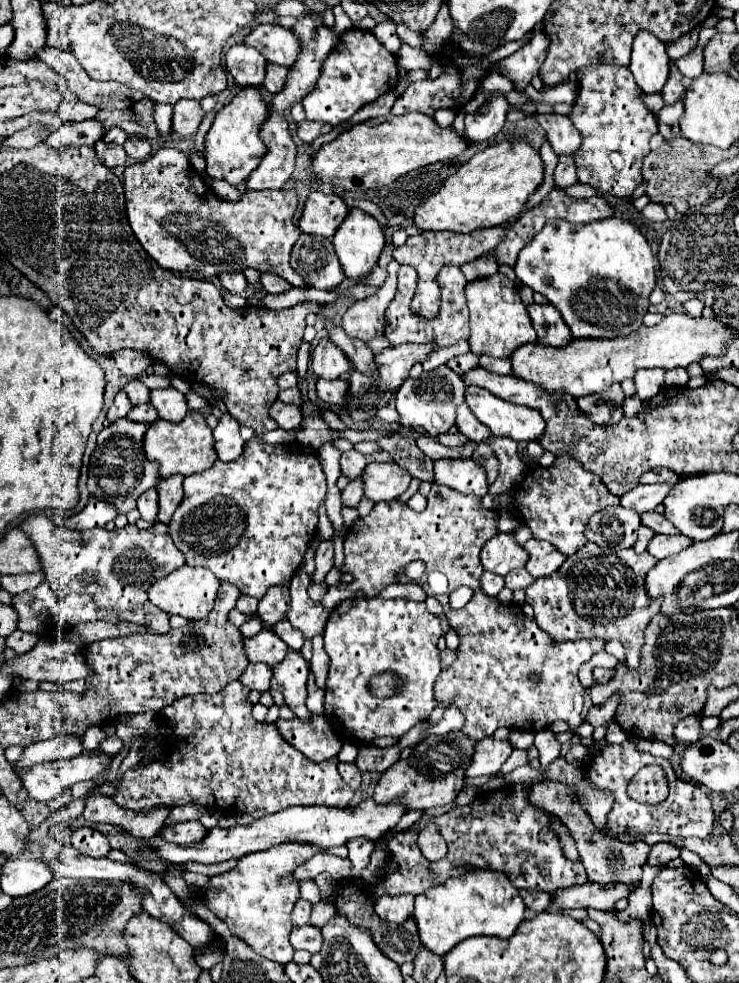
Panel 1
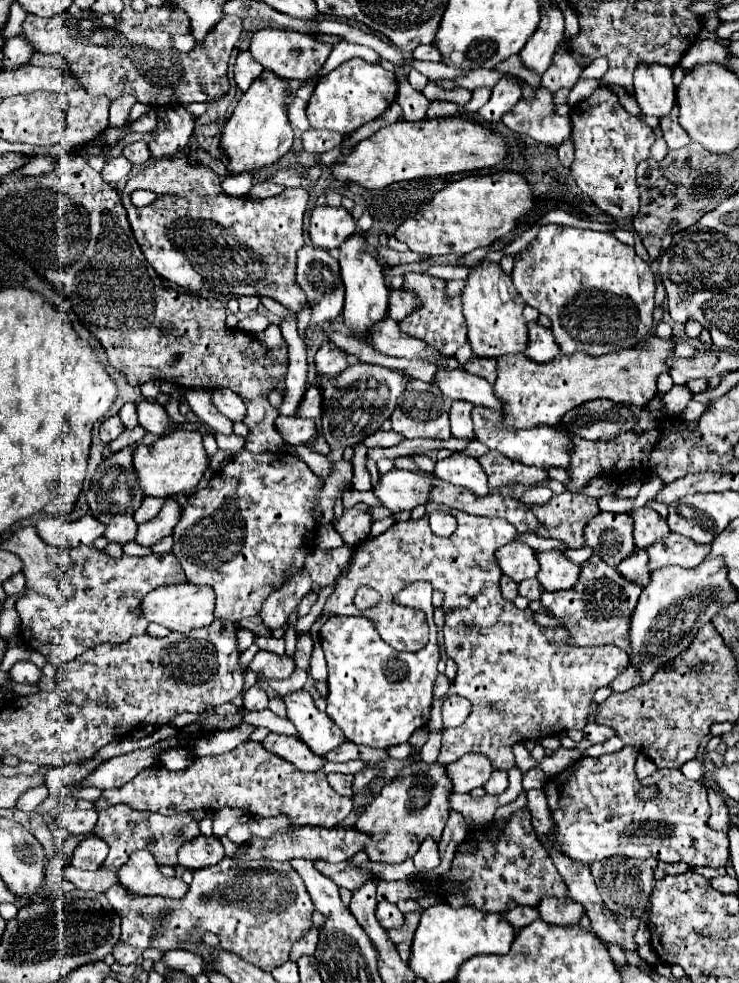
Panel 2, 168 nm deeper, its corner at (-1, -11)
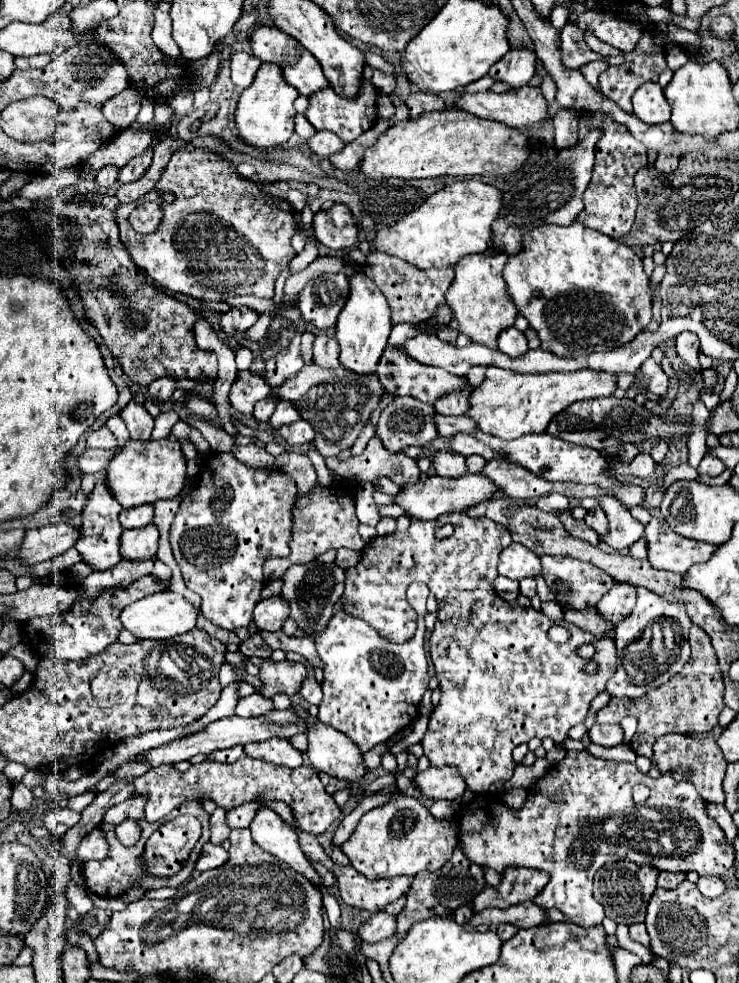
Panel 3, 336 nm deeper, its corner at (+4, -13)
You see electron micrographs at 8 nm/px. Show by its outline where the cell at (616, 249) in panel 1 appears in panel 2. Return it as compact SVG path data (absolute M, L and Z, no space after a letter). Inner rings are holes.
M562 224L540 226L538 236L528 244L528 248L514 256L512 282L528 306L536 308L540 314L546 314L552 320L552 334L562 354L586 352L590 356L604 356L608 352L638 346L654 324L652 312L656 284L650 266L634 252L632 246L618 242L610 232L580 230ZM586 330L592 330L592 338L584 342L580 334Z

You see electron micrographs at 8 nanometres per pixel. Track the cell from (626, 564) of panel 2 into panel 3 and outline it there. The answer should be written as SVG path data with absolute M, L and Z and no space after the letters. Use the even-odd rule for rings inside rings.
M617 582L607 594L603 594L601 602L597 604L599 612L607 620L613 620L613 624L621 622L635 608L635 600L637 600L635 590L637 590L637 586L633 586L629 582Z

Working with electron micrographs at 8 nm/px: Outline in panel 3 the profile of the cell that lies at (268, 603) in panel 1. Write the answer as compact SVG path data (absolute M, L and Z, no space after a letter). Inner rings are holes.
M275 594L257 604L257 608L253 612L253 622L259 630L277 632L277 630L281 630L287 616L289 616L289 602L281 594Z

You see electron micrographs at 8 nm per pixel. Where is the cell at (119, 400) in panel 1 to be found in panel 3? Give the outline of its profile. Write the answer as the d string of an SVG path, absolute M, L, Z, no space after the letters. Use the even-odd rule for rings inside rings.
M103 426L103 428L99 428L99 430L89 434L87 446L89 448L113 448L113 446L117 446L117 438L113 438L109 428Z

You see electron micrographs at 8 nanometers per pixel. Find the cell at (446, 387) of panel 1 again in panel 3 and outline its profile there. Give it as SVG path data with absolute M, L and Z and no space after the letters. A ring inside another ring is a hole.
M395 396L393 402L381 412L377 436L389 452L401 452L405 446L425 446L439 436L435 424L433 404L425 404L413 396Z

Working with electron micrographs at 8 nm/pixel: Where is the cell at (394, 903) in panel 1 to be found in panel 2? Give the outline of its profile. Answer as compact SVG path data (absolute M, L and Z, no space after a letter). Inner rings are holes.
M378 902L376 918L378 918L378 922L384 930L400 928L402 922L404 922L404 914L398 910L396 904L390 904L390 902Z

